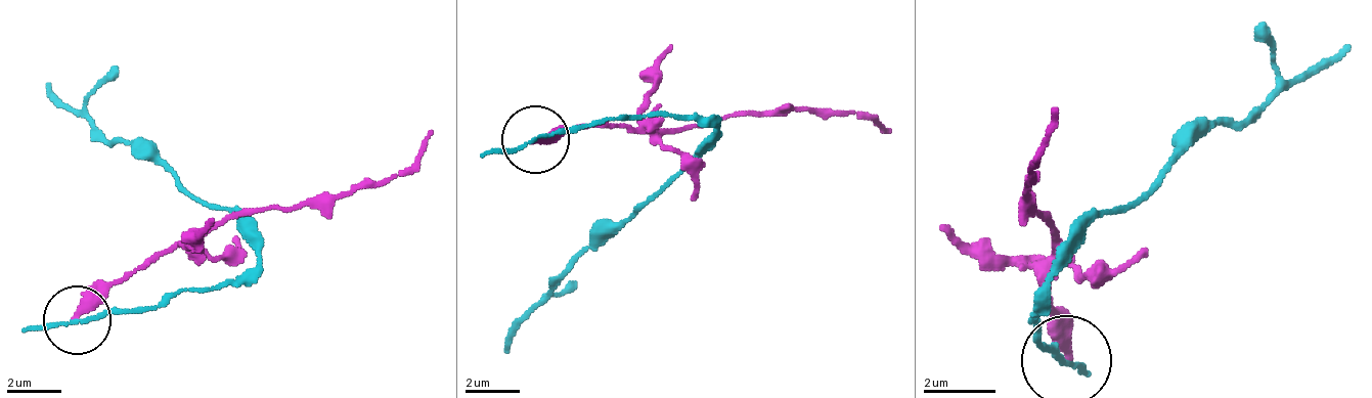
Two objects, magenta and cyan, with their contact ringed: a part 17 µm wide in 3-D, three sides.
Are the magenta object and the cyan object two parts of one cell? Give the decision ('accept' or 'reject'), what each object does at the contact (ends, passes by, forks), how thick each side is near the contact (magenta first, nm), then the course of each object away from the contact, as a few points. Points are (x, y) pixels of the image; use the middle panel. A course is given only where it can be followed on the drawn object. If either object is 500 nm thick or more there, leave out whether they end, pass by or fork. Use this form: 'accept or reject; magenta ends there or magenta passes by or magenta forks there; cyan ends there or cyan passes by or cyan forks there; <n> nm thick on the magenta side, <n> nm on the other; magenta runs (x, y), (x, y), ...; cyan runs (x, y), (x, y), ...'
reject; magenta ends there; cyan passes by; 320 nm thick on the magenta side, 120 nm on the other; magenta runs (534, 140), (574, 127), (791, 114), (804, 106), (845, 114), (892, 134); cyan runs (534, 140), (643, 114), (682, 114), (716, 127), (716, 134), (581, 256), (506, 350)

